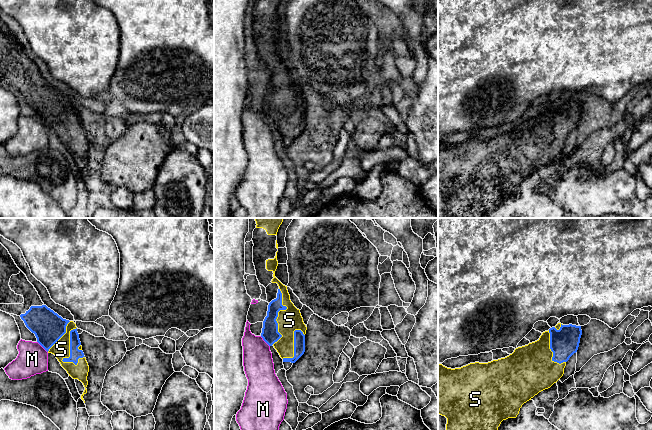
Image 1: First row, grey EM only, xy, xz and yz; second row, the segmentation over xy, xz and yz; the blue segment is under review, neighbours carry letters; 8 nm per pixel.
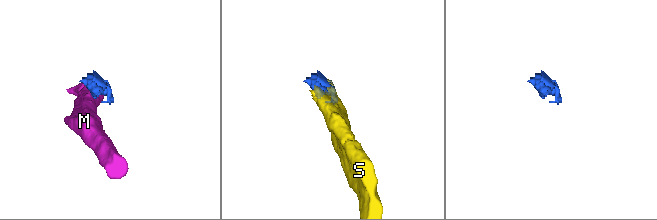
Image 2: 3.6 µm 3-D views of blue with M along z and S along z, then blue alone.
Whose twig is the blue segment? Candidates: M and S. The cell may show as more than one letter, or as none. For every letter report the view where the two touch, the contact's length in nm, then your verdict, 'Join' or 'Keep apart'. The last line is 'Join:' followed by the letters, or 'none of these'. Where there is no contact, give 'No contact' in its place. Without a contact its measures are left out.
M: Touches blue in xy. Shared border 130 nm. Keep apart
S: Touches blue in xy. Shared border 320 nm. Join
Join: S

